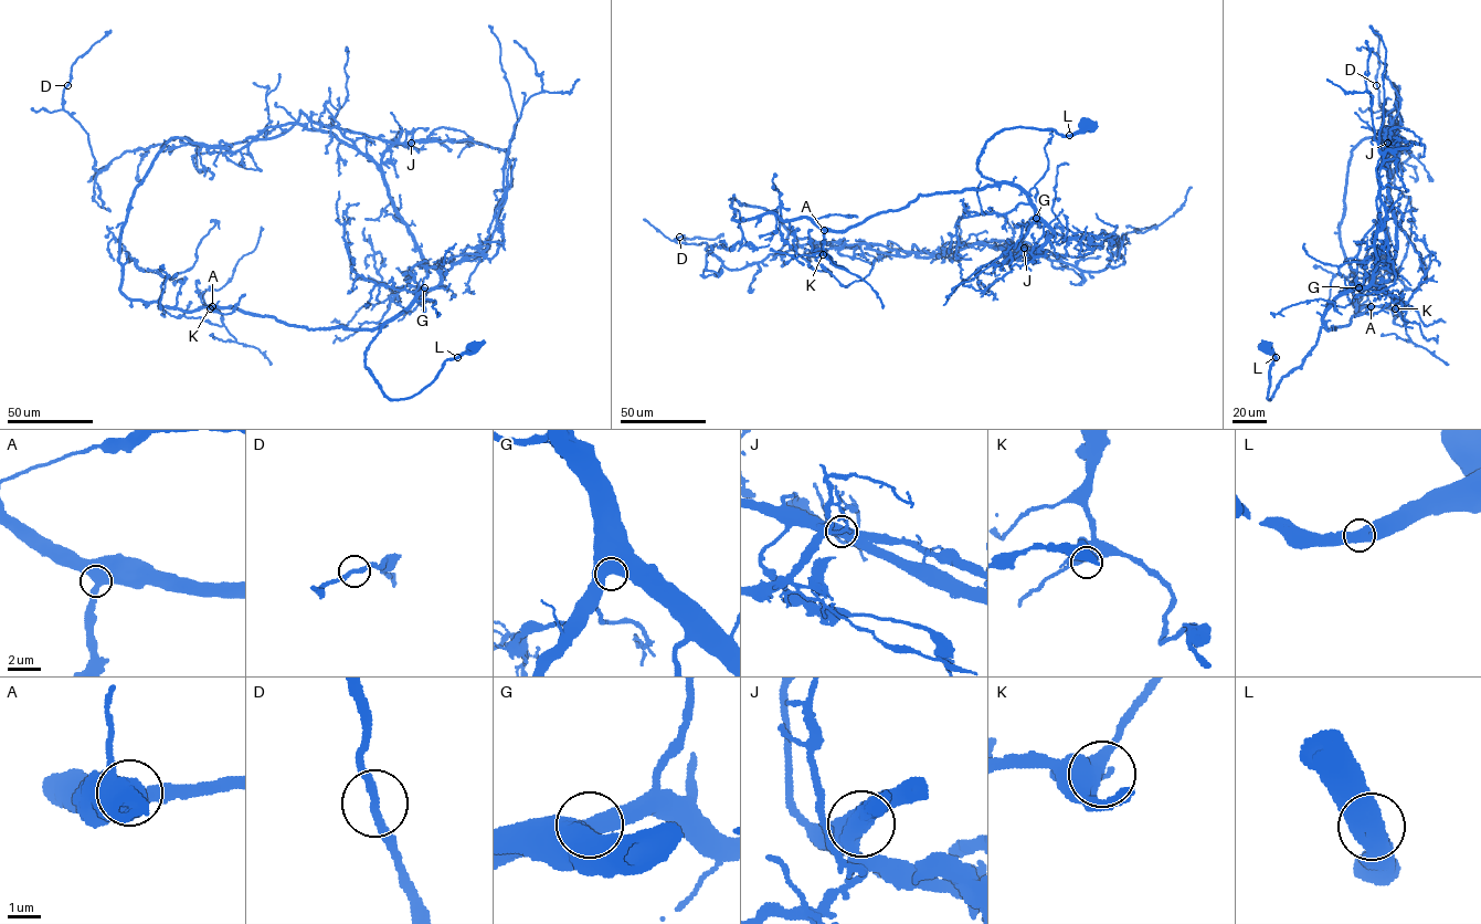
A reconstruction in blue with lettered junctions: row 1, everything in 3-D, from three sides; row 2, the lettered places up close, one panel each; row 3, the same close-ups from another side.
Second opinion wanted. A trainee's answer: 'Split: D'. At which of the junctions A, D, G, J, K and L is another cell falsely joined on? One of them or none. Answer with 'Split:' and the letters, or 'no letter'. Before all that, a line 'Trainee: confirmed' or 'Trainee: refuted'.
Trainee: refuted
Split: no letter

